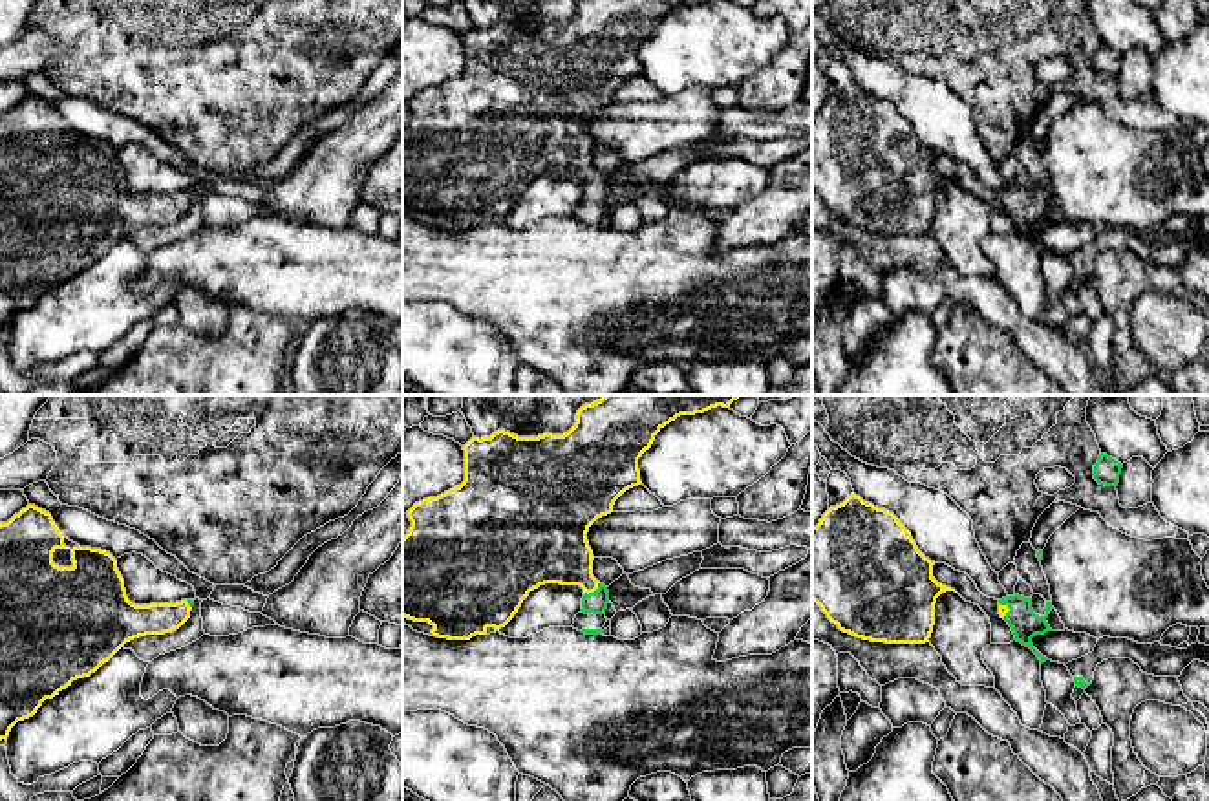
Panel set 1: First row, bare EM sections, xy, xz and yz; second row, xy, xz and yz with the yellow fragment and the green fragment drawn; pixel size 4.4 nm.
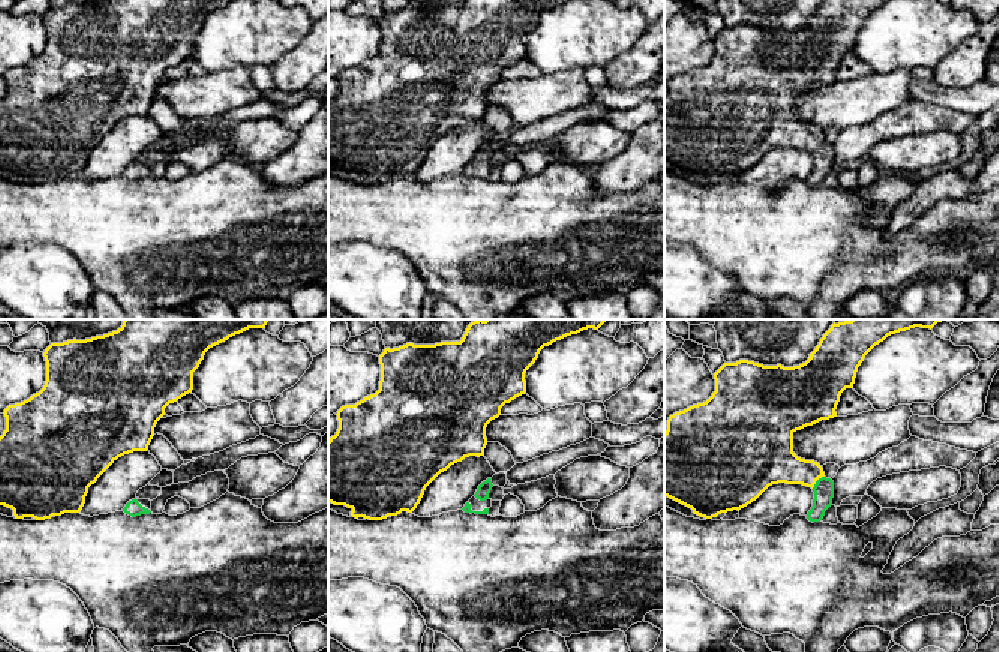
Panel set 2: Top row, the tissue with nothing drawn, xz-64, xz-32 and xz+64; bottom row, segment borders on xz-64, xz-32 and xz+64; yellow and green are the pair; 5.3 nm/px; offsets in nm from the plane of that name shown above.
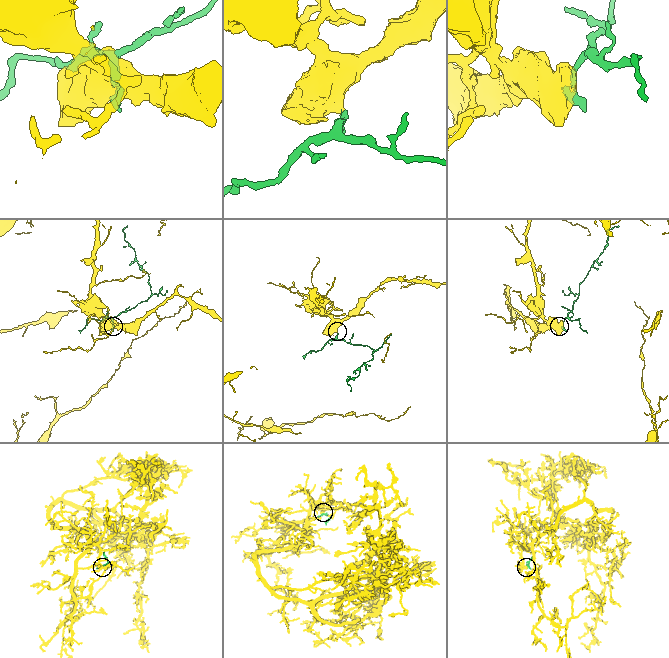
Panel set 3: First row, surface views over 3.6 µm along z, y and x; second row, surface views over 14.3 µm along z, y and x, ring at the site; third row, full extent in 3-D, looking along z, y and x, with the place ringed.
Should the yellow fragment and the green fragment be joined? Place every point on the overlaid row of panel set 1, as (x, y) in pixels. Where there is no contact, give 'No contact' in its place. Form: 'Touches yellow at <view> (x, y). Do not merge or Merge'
Touches yellow at xz (593, 591). Merge

